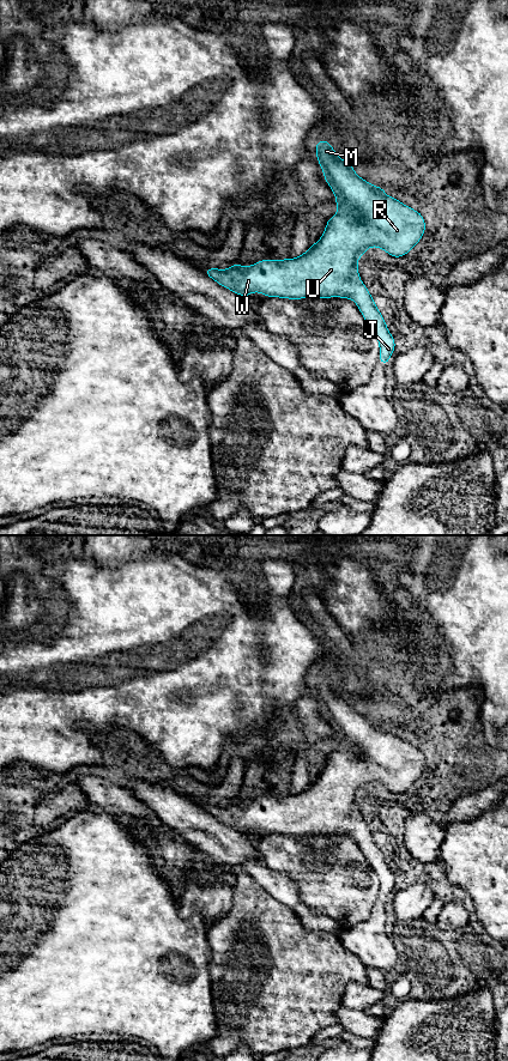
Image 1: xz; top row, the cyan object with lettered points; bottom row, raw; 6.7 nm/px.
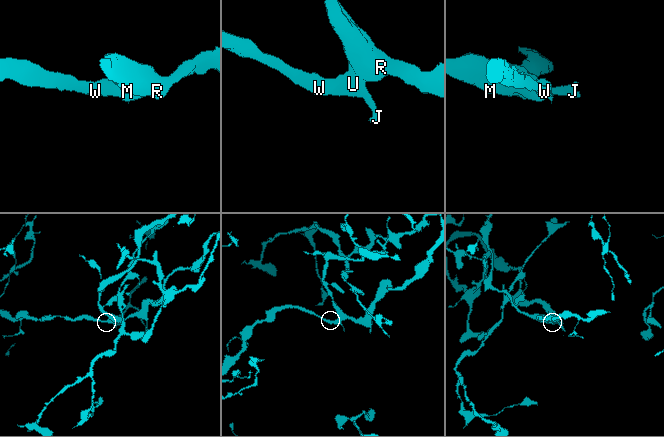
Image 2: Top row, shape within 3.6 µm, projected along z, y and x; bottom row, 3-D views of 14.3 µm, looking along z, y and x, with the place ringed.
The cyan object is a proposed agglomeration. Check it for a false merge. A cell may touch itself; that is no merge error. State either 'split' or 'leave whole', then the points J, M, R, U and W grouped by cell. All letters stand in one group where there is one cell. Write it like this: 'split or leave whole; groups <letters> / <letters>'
leave whole; groups J M R U W

